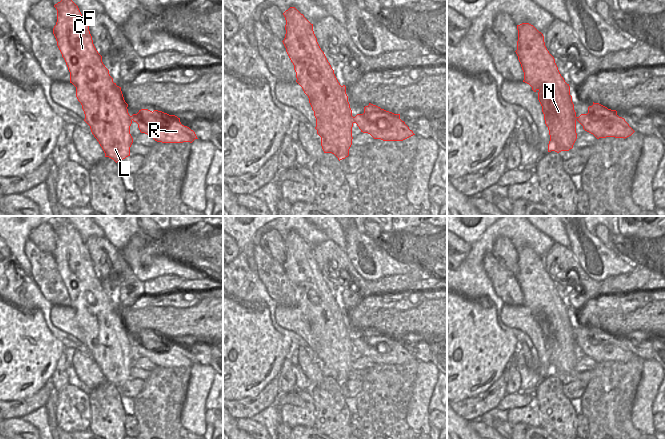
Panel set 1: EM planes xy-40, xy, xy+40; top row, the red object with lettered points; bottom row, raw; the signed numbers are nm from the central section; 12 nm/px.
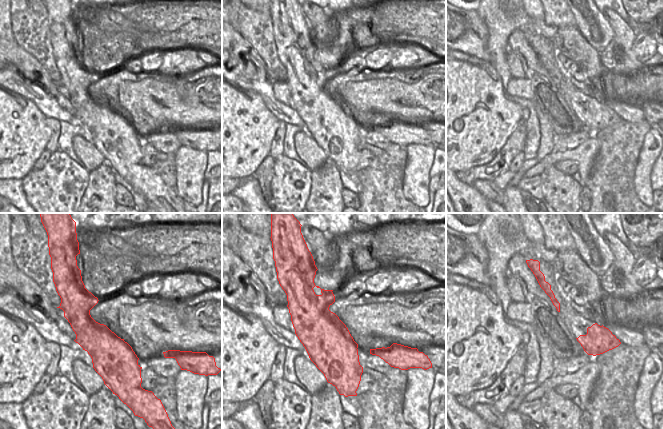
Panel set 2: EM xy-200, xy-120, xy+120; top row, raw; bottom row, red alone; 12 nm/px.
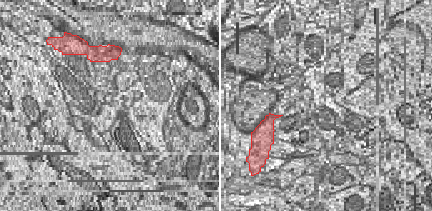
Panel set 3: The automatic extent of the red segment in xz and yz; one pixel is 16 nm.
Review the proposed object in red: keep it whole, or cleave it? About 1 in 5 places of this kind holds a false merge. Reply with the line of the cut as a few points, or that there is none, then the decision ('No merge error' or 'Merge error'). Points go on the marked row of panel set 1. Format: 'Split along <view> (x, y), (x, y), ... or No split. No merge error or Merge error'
Split along xy (352, 117), (354, 122). Merge error.

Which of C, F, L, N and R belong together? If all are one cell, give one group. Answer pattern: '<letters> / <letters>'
C F L N / R

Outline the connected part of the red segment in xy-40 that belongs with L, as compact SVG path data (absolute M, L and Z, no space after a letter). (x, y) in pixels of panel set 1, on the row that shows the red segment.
M61 0L54 5L57 10L57 22L53 34L57 46L70 72L70 83L76 87L76 97L85 114L84 121L102 147L105 157L116 163L130 156L133 138L130 134L132 117L128 113L121 87L113 82L109 70L102 62L102 56L96 50L89 26L78 6L72 0Z

